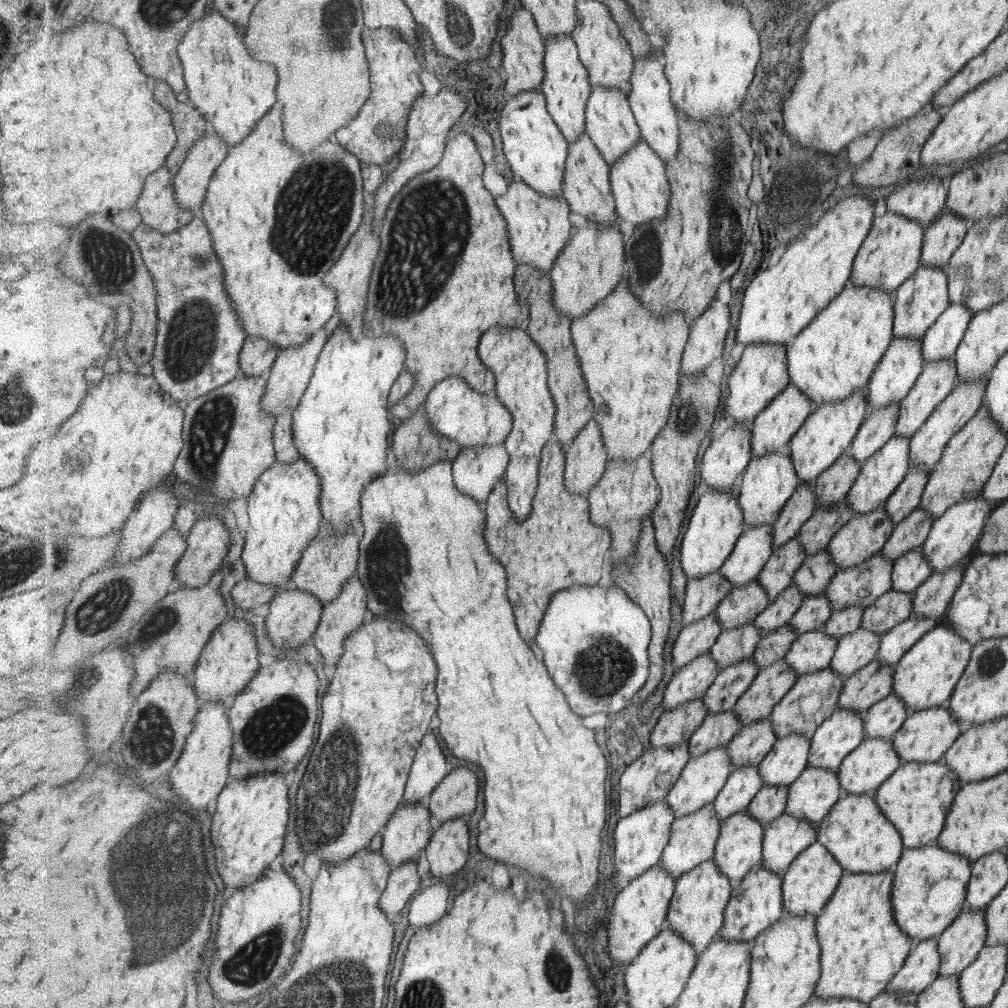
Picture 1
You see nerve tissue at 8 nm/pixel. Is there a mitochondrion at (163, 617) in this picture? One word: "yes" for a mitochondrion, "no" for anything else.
yes

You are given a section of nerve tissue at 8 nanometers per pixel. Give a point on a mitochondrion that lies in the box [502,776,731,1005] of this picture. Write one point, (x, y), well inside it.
(557, 975)

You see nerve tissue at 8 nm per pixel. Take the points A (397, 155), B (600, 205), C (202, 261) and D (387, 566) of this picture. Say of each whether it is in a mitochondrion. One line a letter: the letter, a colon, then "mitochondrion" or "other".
A: other
B: other
C: mitochondrion
D: mitochondrion

